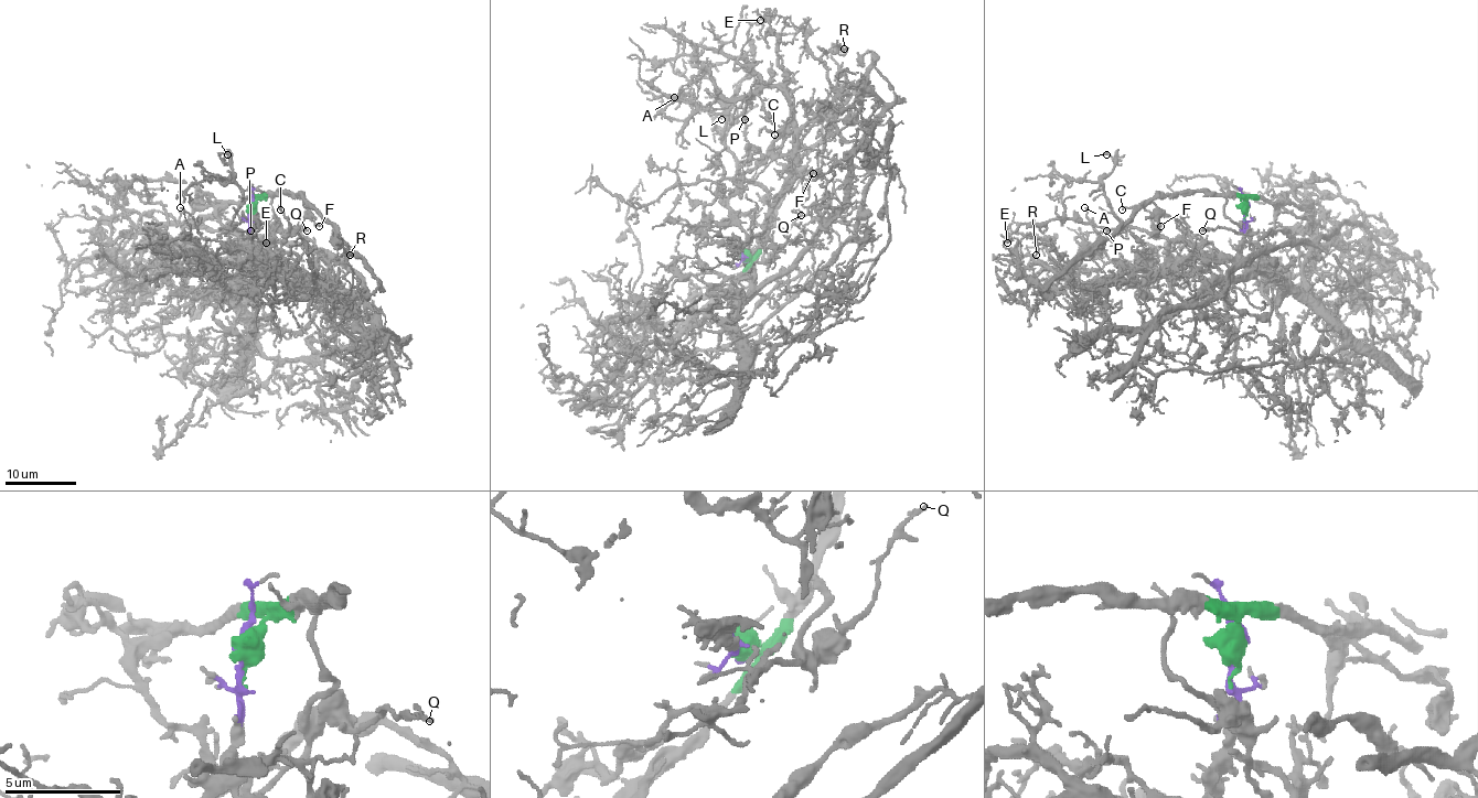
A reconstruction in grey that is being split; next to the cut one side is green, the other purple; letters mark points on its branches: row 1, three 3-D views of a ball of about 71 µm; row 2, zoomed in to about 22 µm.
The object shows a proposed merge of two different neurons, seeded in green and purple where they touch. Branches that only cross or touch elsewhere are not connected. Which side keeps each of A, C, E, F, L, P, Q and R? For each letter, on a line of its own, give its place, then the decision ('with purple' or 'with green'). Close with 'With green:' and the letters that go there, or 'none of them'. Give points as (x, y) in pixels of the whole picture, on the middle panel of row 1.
A: (674, 97) | with purple
C: (774, 135) | with green
E: (760, 20) | with purple
F: (813, 173) | with green
L: (721, 119) | with purple
P: (745, 119) | with purple
Q: (801, 215) | with green
R: (844, 49) | with purple
With green: C, F, Q

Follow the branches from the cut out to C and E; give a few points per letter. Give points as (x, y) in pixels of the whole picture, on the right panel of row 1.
C: (1244, 207), (1245, 200), (1241, 196), (1163, 193), (1154, 200), (1159, 217), (1155, 227), (1146, 208), (1122, 208)
E: (1244, 207), (1244, 239), (1236, 259), (1200, 254), (1132, 227), (1099, 227), (1073, 219), (1020, 225), (1006, 243)

